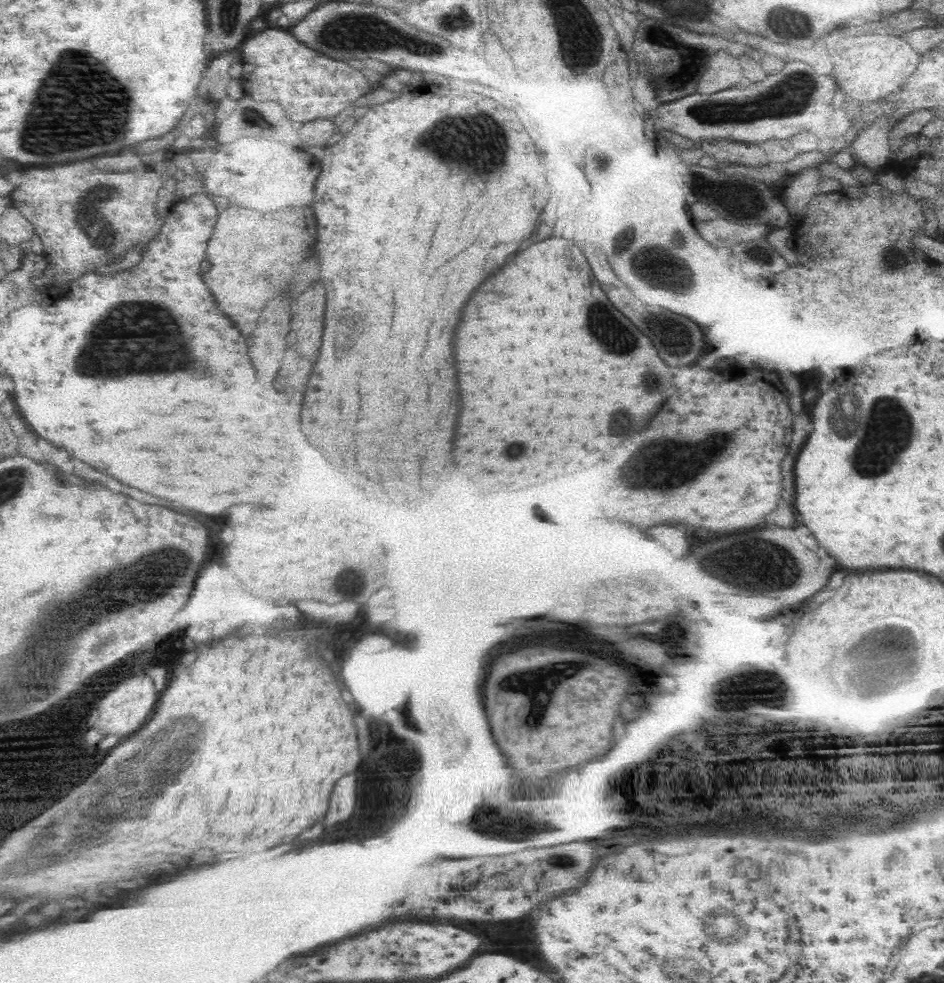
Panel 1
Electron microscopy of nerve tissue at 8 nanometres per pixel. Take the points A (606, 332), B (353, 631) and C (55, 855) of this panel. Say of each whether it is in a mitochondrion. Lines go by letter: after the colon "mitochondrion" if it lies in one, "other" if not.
A: mitochondrion
B: other
C: mitochondrion

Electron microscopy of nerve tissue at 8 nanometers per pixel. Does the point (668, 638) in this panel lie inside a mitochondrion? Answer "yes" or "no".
no

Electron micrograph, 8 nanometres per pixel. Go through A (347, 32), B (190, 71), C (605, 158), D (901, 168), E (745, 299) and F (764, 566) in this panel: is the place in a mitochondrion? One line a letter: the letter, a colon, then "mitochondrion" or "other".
A: mitochondrion
B: other
C: mitochondrion
D: other
E: other
F: mitochondrion

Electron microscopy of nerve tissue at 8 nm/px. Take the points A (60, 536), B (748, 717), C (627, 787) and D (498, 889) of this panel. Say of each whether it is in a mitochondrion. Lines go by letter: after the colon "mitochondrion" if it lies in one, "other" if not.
A: other
B: mitochondrion
C: other
D: other

